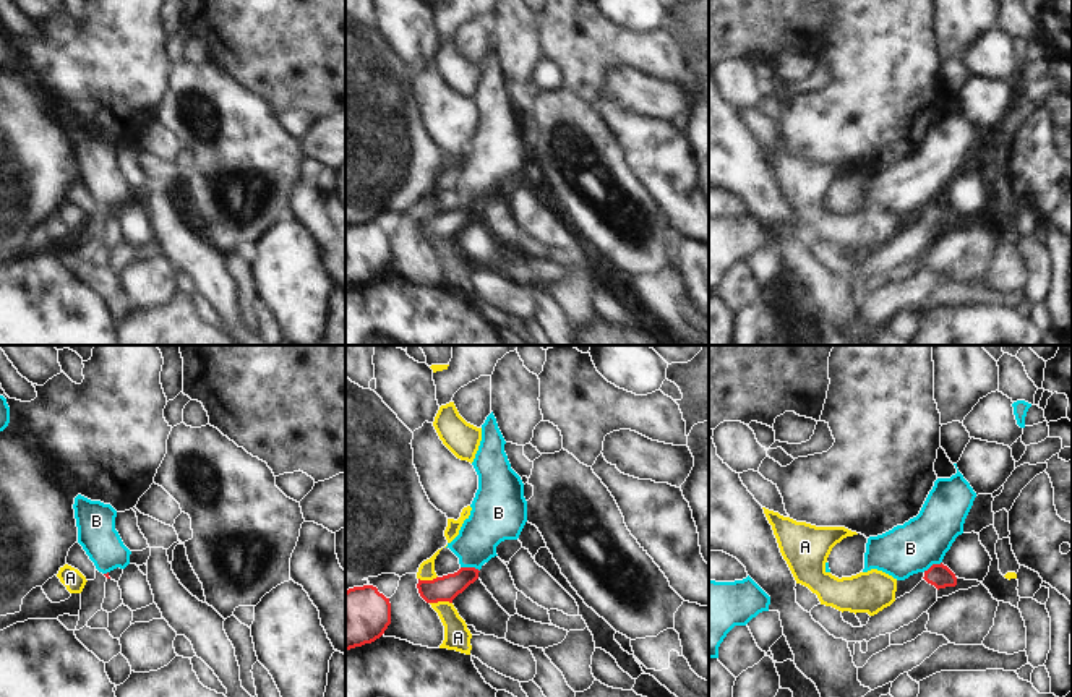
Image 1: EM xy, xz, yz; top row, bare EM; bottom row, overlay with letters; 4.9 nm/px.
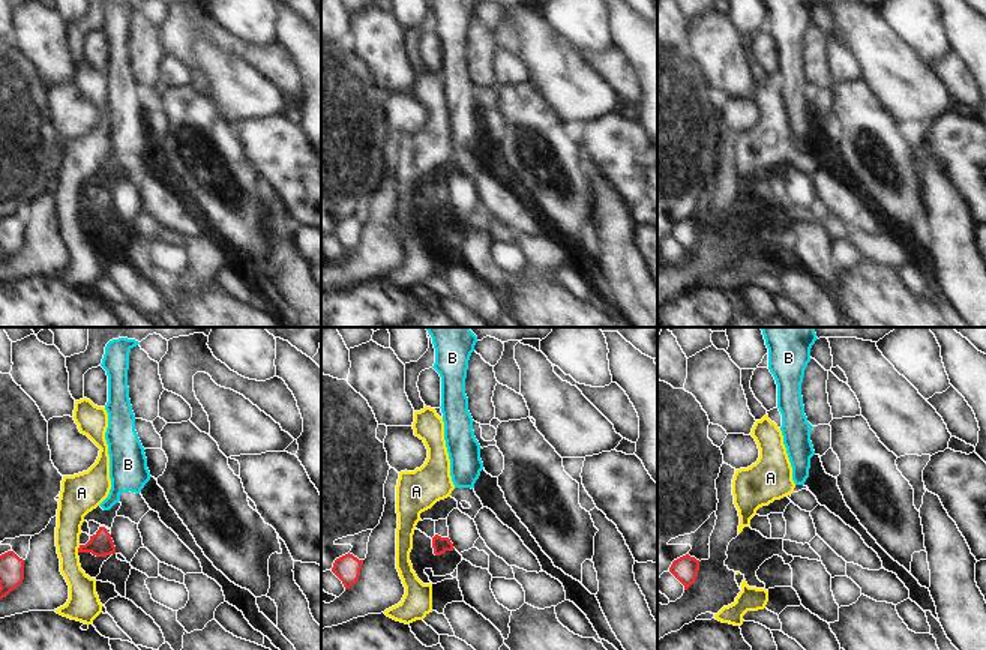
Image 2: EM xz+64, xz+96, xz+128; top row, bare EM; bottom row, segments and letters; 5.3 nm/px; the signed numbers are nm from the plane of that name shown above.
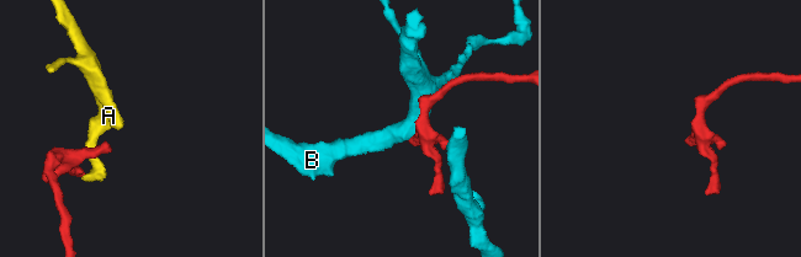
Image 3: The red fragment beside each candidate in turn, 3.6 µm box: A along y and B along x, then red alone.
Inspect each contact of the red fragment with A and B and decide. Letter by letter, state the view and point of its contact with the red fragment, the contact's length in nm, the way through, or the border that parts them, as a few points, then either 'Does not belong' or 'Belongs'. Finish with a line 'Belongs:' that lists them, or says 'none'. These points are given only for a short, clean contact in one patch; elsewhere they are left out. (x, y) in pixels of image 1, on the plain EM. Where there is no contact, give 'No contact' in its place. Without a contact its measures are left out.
A: Touches red at xz (440, 237). Shared border 110 nm. Boundary: xz (451, 239), (430, 240). Does not belong
B: Touches red at xz (471, 205). Shared border 100 nm. Boundary: xz (461, 203), (474, 203), (479, 208). Does not belong
Belongs: none

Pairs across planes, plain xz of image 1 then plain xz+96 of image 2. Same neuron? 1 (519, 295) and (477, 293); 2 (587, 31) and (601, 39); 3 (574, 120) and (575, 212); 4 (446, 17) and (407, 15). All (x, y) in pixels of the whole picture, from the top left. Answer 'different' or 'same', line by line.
1: same
2: different
3: same
4: different

